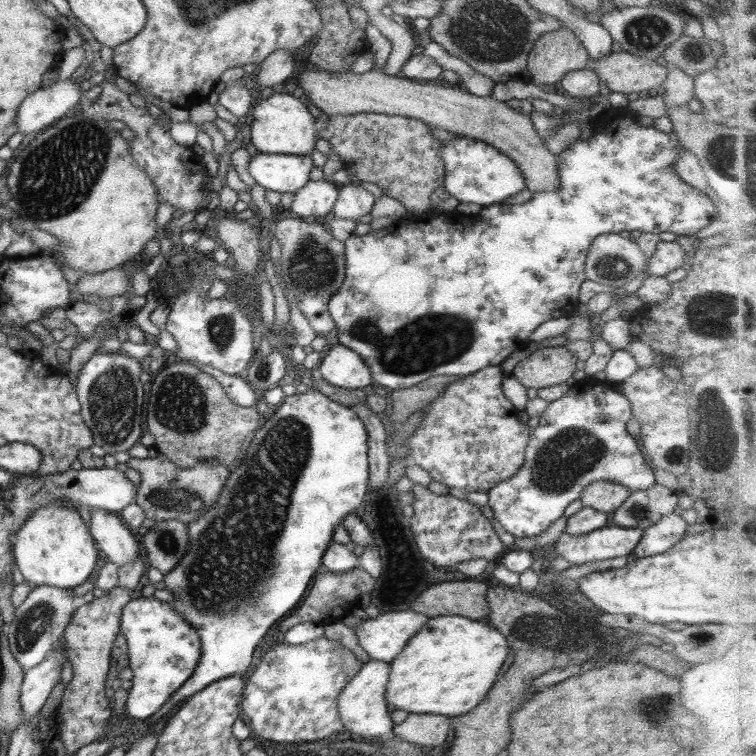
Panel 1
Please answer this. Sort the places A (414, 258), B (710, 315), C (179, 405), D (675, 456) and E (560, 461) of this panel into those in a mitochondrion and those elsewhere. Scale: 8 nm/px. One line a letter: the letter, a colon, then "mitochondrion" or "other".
A: other
B: mitochondrion
C: mitochondrion
D: mitochondrion
E: mitochondrion

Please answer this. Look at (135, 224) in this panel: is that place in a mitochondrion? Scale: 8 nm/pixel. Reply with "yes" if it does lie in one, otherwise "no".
no

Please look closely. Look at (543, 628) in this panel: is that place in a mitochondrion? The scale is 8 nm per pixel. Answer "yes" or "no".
yes

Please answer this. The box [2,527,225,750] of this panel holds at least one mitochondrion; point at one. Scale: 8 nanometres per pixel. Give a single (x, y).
(35, 622)

